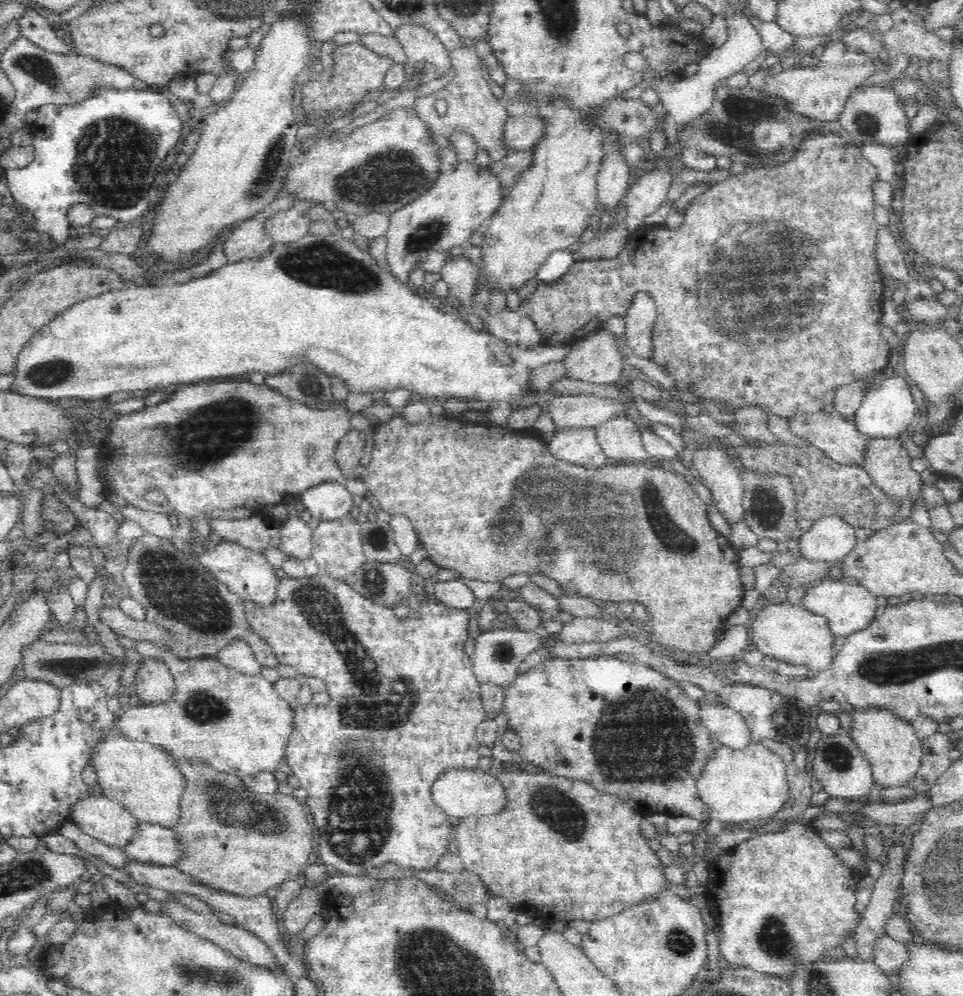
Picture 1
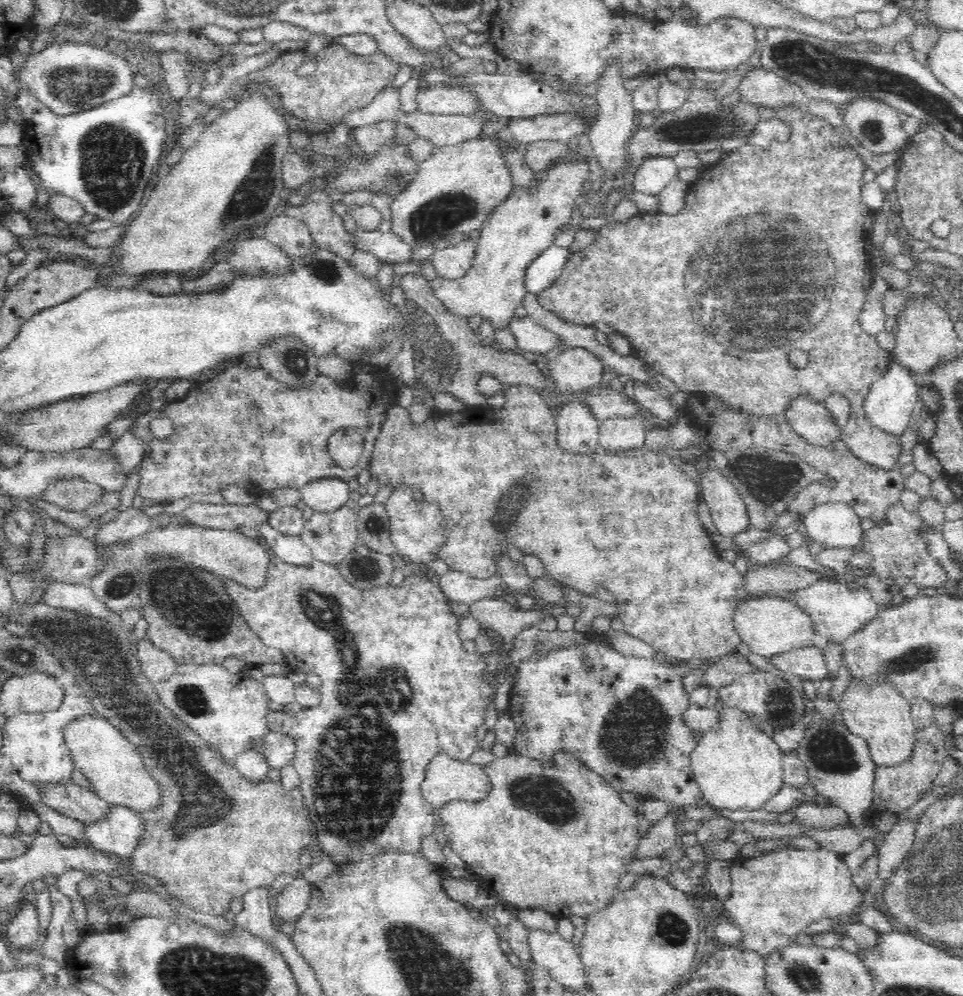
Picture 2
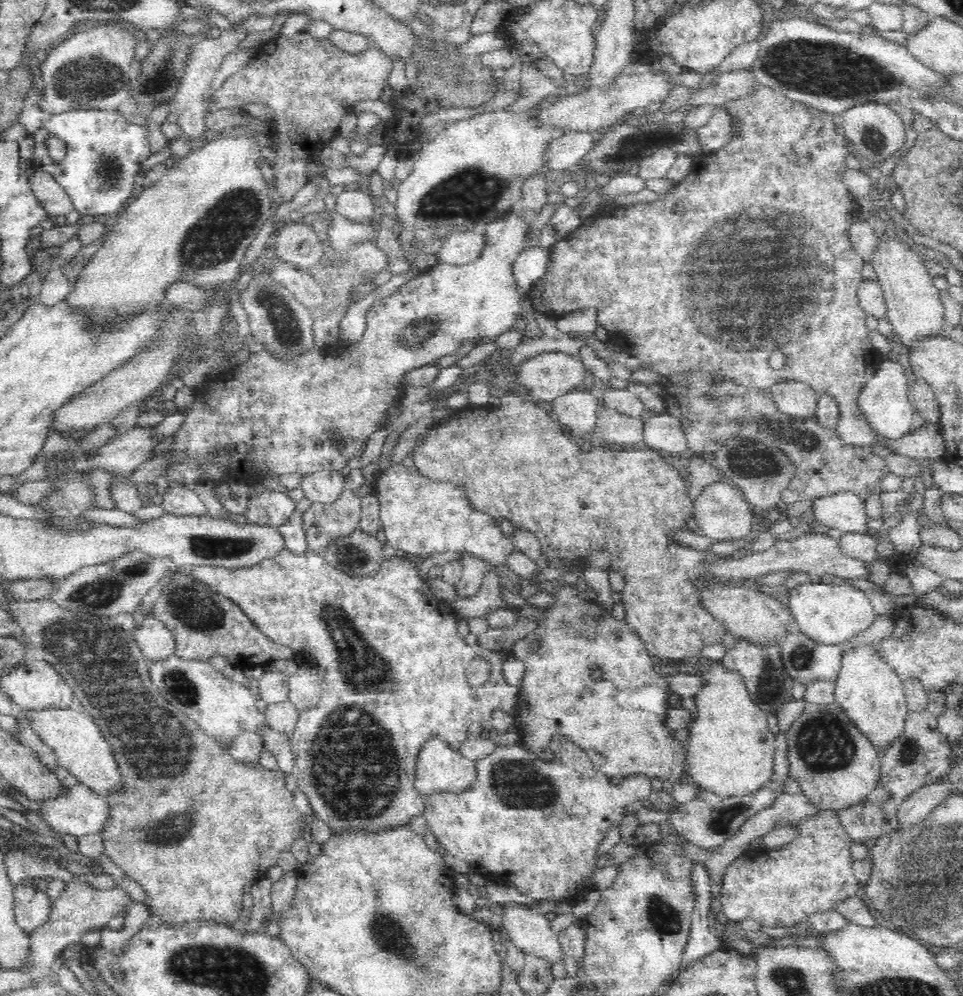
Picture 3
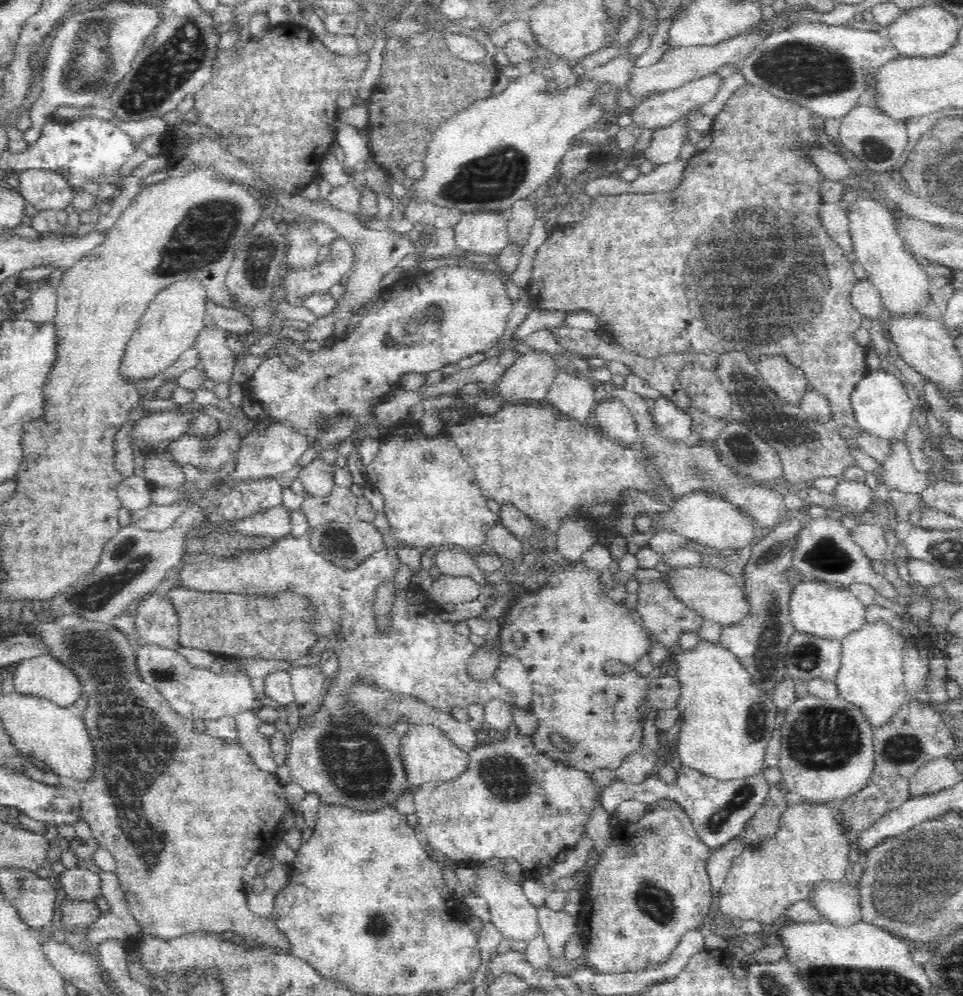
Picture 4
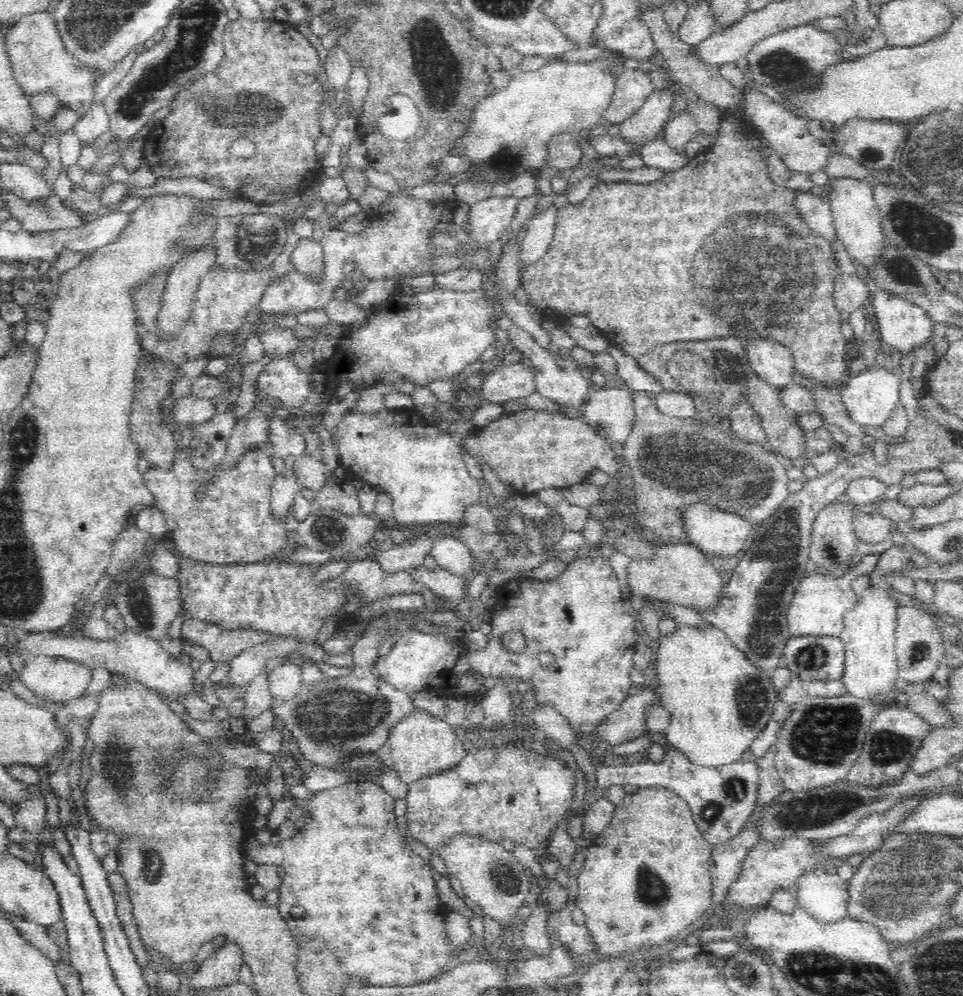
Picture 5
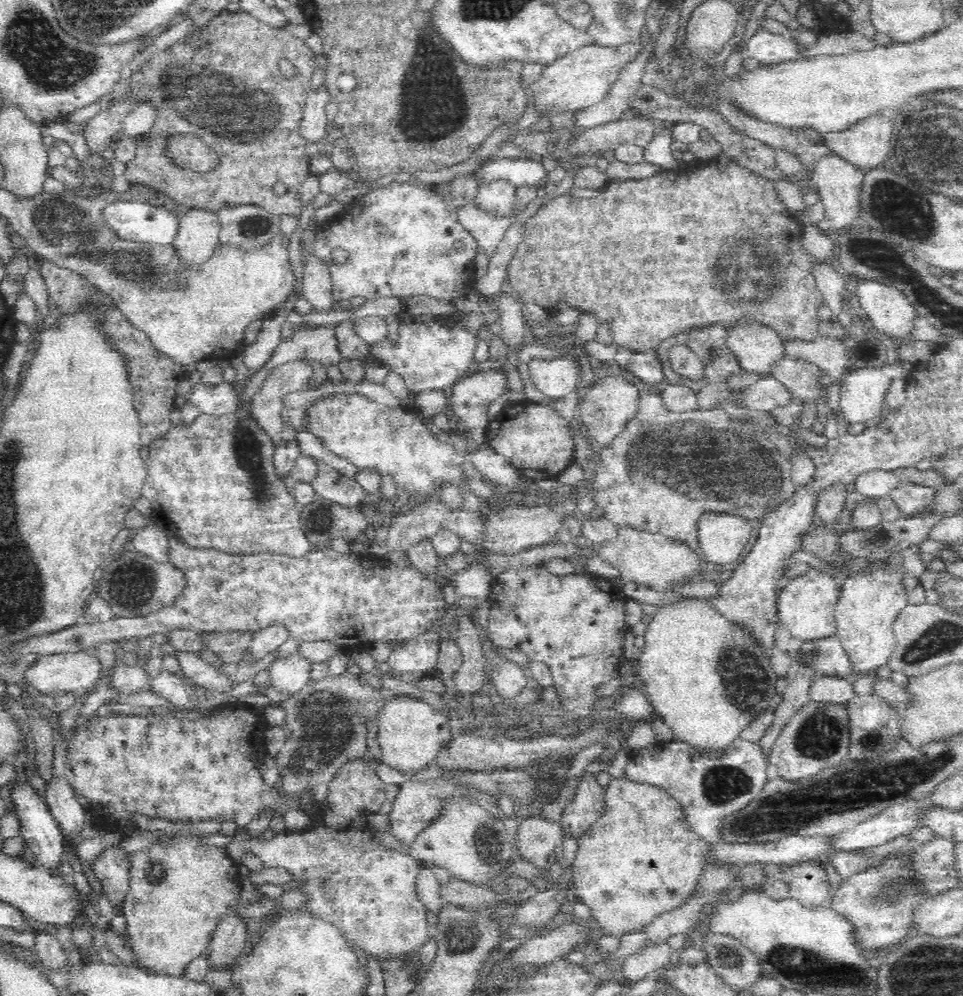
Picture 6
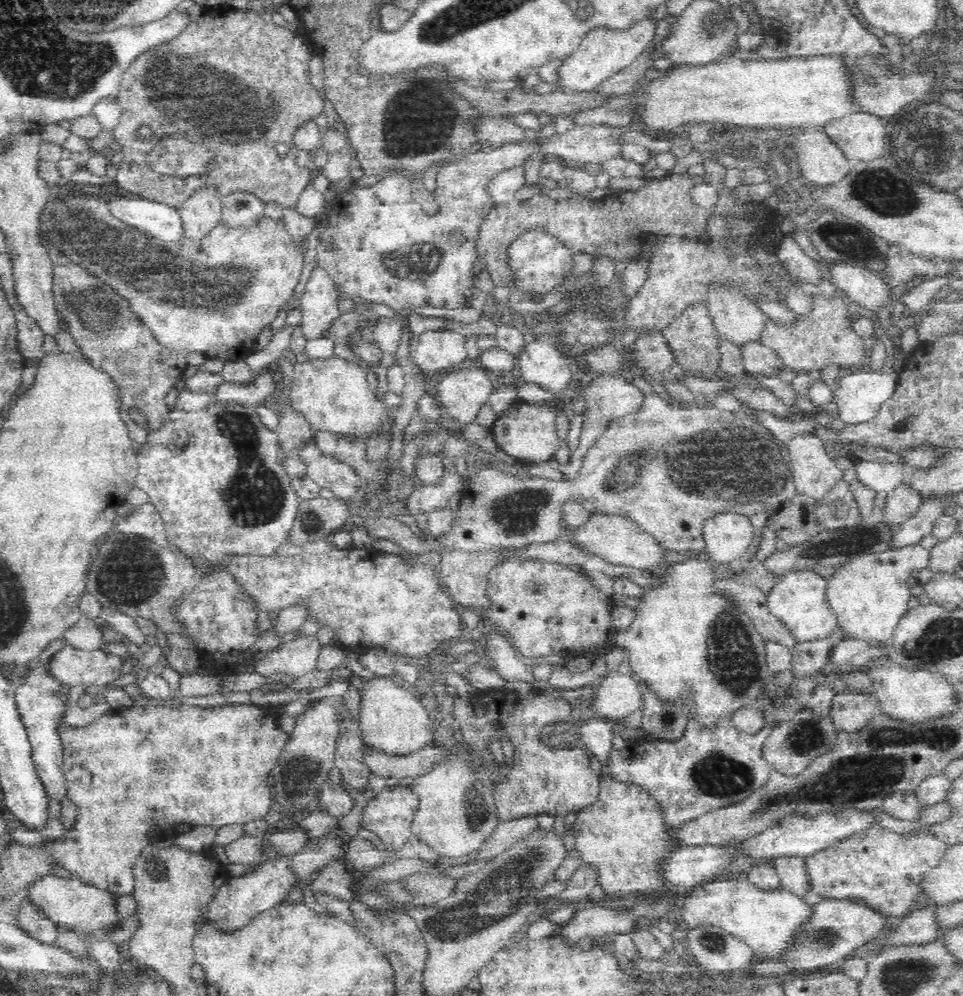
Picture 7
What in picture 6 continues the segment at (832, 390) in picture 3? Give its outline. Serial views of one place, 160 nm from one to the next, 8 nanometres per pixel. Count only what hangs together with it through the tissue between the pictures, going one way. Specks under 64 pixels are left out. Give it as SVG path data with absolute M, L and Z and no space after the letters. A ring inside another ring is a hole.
M719 154L710 161L697 162L696 166L687 164L678 170L663 170L656 176L642 180L610 180L603 191L594 197L579 198L564 194L552 198L537 208L537 211L522 222L521 239L516 245L506 267L506 280L510 280L510 288L520 295L520 303L532 303L544 307L556 304L558 300L578 307L588 316L594 316L599 324L607 324L614 342L622 349L638 352L656 349L659 343L675 334L686 332L692 327L701 327L708 323L722 322L726 328L742 316L756 317L758 321L776 329L783 339L815 339L818 333L818 310L824 304L820 292L816 289L809 268L818 260L803 252L800 238L802 226L778 200L772 180L756 175L752 171L732 163L728 157Z

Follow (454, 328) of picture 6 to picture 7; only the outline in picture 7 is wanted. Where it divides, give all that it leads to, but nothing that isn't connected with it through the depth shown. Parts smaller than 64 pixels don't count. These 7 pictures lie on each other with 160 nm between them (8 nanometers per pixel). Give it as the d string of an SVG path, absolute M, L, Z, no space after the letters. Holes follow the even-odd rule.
M450 330L413 335L408 344L410 358L425 374L427 382L455 369L467 358L466 337Z

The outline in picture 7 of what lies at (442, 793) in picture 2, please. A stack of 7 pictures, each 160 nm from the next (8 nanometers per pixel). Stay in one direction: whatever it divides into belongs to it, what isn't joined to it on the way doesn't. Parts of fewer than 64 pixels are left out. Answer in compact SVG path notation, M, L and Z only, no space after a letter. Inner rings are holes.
M377 676L370 682L361 682L360 686L360 712L358 712L358 724L361 731L361 739L364 744L374 747L390 755L405 755L419 751L428 746L429 740L434 738L436 732L436 717L431 708L422 703L416 695L399 679L392 681L390 677Z

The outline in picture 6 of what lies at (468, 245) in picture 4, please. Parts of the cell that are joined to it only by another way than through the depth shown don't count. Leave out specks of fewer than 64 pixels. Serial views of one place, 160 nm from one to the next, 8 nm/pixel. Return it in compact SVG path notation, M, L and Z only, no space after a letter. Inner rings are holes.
M506 177L480 185L476 205L496 215L508 215L514 209L517 188Z

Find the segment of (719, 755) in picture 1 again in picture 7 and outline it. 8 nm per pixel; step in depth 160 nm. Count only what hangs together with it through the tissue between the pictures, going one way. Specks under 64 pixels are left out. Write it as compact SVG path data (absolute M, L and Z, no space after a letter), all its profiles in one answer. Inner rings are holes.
M697 555L695 558L684 558L684 560L678 560L678 562L667 561L662 566L664 570L662 573L657 576L657 583L650 587L646 588L641 592L640 604L636 606L634 611L634 616L632 624L630 627L621 633L620 644L626 651L625 660L629 661L629 666L631 667L632 674L643 684L650 685L652 689L656 689L656 693L662 697L662 699L679 699L683 690L690 685L692 691L694 691L694 701L696 701L696 714L692 716L692 720L698 719L702 723L706 723L708 727L711 727L720 717L728 717L733 714L733 712L738 707L750 706L754 704L755 700L759 697L761 693L762 685L764 681L771 677L772 673L767 667L765 661L765 650L764 638L760 635L760 632L755 628L752 619L748 616L746 611L742 611L742 607L728 595L722 593L722 589L716 587L716 570L713 568L713 564L705 555Z

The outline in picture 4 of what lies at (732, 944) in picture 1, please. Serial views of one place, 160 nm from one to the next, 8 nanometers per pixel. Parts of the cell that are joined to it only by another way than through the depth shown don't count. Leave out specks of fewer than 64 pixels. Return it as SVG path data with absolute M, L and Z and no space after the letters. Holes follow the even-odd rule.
M806 801L787 806L779 824L778 832L769 839L764 839L757 848L746 848L733 858L724 879L724 886L719 892L719 907L716 916L727 923L756 920L764 924L773 924L783 918L786 905L797 900L808 900L811 886L822 879L840 880L848 878L848 851L850 844L846 834L835 822L835 802L827 805L813 804Z

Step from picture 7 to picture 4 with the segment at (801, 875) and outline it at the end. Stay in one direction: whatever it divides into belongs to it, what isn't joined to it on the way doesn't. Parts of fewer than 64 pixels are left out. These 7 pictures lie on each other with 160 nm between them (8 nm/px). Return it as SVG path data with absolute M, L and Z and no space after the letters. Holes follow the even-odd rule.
M849 878L822 879L811 886L808 901L818 911L822 920L828 921L834 926L846 927L861 921L859 919L859 892L848 881Z

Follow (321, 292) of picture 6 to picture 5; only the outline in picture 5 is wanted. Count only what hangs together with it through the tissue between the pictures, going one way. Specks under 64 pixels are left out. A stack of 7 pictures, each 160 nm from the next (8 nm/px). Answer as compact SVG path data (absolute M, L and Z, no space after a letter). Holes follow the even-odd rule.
M302 238L290 255L294 268L315 284L324 280L324 253L321 243L310 238Z

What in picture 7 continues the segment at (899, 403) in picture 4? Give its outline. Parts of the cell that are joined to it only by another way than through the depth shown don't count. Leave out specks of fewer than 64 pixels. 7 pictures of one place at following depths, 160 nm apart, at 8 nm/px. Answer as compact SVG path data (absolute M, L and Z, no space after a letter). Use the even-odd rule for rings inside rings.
M856 370L834 383L833 401L838 405L839 419L848 425L868 422L878 414L879 408L887 401L896 388L898 374L894 372L877 373L876 371Z

